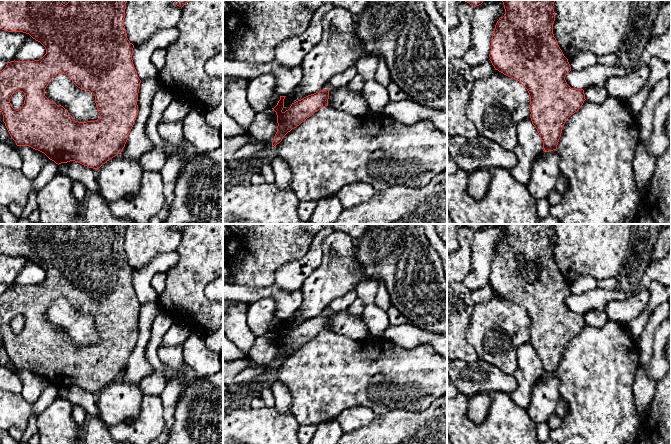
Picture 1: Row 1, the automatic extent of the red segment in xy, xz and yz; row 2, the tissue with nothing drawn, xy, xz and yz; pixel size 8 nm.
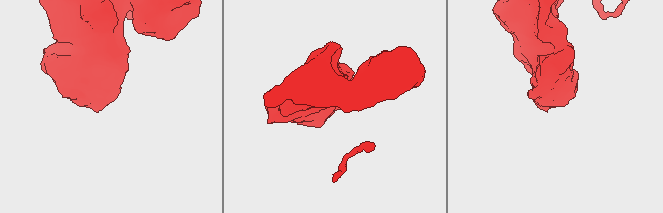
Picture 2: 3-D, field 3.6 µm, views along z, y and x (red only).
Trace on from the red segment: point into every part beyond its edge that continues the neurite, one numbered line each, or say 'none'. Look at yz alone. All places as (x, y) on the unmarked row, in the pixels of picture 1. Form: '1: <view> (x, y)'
none

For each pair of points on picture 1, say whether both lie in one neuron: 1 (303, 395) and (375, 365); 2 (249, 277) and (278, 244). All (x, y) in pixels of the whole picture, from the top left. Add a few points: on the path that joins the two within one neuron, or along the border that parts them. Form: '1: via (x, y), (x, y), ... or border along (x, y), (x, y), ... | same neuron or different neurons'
1: via (321, 382), (331, 373), (357, 373) | same neuron
2: via (253, 269), (270, 252) | same neuron

